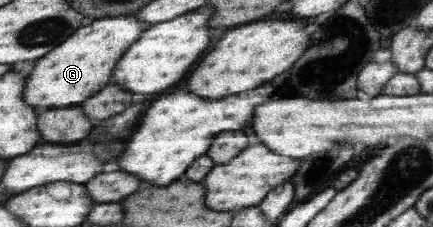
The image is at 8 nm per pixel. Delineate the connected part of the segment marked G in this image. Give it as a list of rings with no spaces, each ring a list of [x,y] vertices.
[[[134,16],[94,20],[90,26],[82,26],[78,34],[69,37],[34,64],[27,76],[30,82],[26,84],[26,102],[32,102],[41,111],[74,107],[88,100],[110,82],[110,74],[118,58],[134,40],[138,40],[144,28],[148,28],[148,24],[138,22]]]

